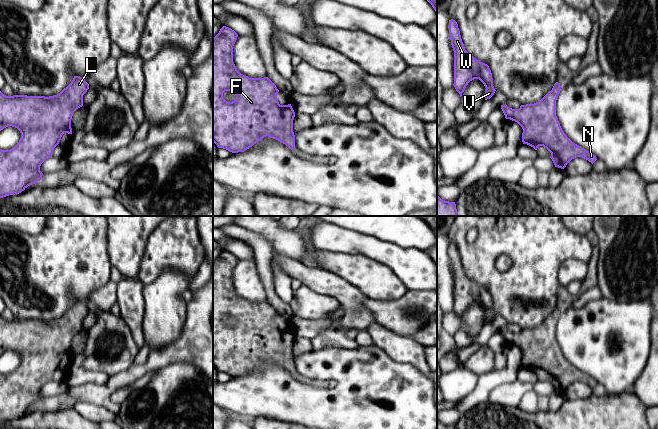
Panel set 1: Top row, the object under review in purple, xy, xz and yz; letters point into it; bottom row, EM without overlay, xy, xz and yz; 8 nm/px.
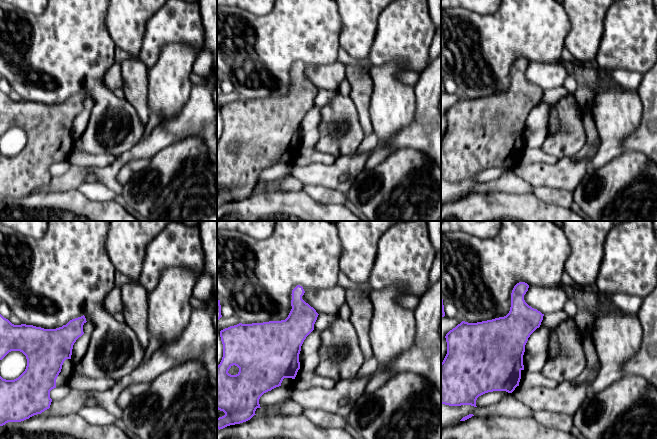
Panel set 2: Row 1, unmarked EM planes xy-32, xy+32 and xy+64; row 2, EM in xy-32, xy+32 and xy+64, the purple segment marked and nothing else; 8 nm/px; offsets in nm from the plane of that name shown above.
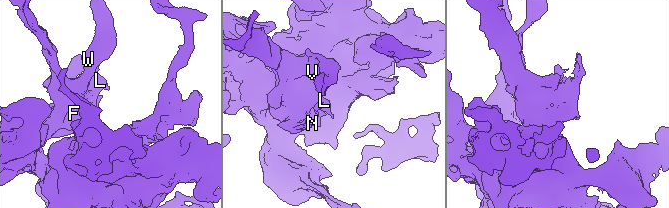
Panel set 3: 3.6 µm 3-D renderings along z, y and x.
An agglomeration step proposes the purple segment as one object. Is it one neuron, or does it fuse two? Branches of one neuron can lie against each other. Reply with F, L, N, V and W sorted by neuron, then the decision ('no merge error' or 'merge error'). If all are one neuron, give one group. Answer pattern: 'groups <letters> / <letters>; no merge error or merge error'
groups F L N V W; no merge error

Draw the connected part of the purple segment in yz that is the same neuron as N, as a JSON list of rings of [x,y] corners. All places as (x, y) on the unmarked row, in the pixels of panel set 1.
[[[556,306],[541,324],[534,328],[521,329],[512,333],[506,328],[501,333],[506,343],[517,346],[523,353],[522,366],[535,374],[543,370],[550,377],[555,391],[564,393],[576,381],[582,381],[592,388],[596,380],[581,370],[573,367],[562,354],[556,340],[556,324],[561,315]]]

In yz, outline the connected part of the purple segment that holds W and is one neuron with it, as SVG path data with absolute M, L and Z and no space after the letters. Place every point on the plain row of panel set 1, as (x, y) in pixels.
M449 244L449 259L454 275L454 308L456 315L462 320L468 307L479 303L485 310L485 324L490 323L494 317L492 297L489 290L471 280L464 271L458 248Z

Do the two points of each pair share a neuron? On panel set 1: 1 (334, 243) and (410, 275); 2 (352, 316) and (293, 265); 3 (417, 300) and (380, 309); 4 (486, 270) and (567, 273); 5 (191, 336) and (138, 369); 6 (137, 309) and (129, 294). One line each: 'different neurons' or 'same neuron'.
1: same neuron
2: same neuron
3: same neuron
4: different neurons
5: same neuron
6: same neuron

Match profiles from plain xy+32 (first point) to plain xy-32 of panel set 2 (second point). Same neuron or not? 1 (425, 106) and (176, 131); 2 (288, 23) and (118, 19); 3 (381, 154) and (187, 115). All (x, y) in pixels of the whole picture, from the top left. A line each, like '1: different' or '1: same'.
1: same
2: different
3: different

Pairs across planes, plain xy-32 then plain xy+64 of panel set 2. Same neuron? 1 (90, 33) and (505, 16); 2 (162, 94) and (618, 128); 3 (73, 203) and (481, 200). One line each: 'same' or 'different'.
1: same
2: same
3: same

